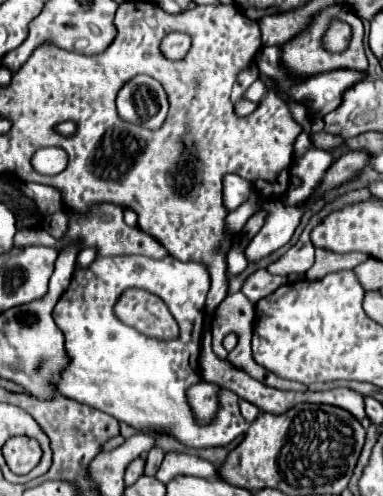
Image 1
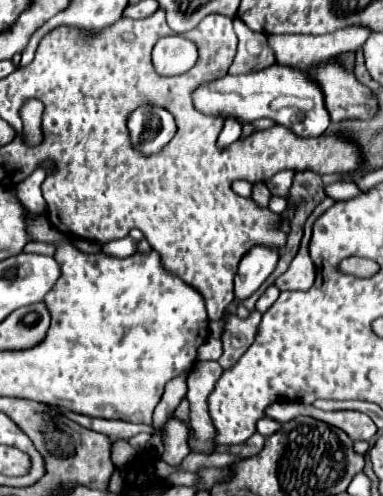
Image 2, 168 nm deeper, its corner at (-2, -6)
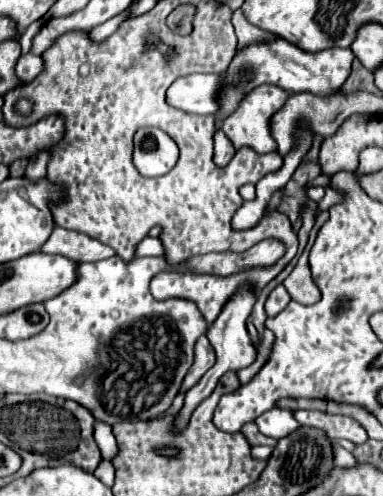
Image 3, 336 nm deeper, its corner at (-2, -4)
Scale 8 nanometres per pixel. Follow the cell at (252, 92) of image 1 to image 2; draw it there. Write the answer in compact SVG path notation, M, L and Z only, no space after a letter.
M228 118L228 120L224 122L224 128L222 128L220 136L218 136L218 144L220 144L220 148L230 146L230 144L236 142L240 136L242 136L242 120L238 120L238 118Z

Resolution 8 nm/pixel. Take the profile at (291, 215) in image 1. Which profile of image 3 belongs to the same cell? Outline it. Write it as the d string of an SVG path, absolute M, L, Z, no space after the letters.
M244 284L244 286L232 296L232 300L224 306L224 312L220 312L220 316L216 318L216 322L208 328L208 340L210 340L210 344L212 344L214 350L216 350L216 364L202 376L202 380L200 380L196 386L192 386L192 388L186 392L184 408L180 410L180 416L178 416L178 420L176 420L176 426L178 426L178 428L184 428L184 424L188 424L188 416L190 416L192 408L194 408L196 404L200 404L202 400L206 400L206 398L212 394L212 390L216 388L220 376L224 376L224 374L230 372L230 370L232 370L232 372L238 372L238 370L250 366L250 364L256 360L256 348L254 348L254 344L252 344L252 340L250 340L250 334L248 334L248 330L246 330L246 320L248 320L248 316L250 316L250 312L252 312L254 302L256 302L256 296L254 296L254 292L252 292L252 286Z

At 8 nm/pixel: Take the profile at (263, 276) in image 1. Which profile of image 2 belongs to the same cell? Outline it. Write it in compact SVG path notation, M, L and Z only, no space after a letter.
M272 284L272 286L268 286L266 290L264 290L264 294L258 298L258 302L256 302L256 310L258 312L266 312L274 302L276 302L276 298L280 296L280 290Z

